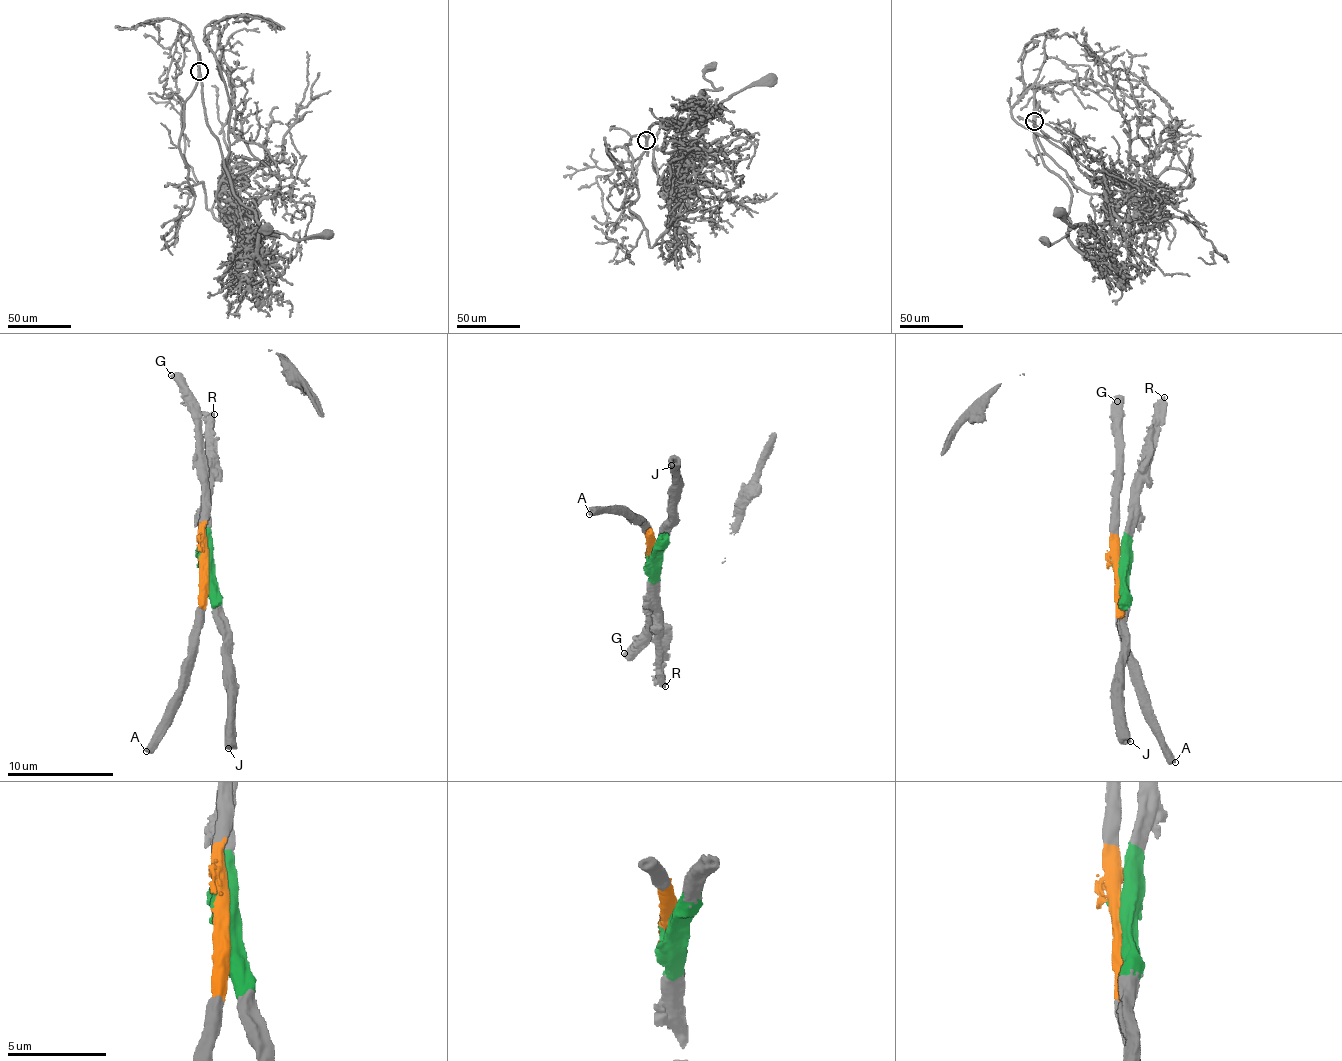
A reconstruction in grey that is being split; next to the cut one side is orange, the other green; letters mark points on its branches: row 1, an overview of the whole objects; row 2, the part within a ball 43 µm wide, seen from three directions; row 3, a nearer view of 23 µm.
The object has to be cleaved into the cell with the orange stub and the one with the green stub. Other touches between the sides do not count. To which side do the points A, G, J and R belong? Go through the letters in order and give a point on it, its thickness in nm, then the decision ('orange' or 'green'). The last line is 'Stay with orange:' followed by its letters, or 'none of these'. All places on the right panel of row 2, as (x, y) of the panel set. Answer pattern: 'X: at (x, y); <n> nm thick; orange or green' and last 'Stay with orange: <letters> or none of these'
A: at (1175, 762); 500 nm thick; orange
G: at (1117, 401); 500 nm thick; orange
J: at (1130, 741); 550 nm thick; green
R: at (1164, 397); 360 nm thick; green
Stay with orange: A, G

